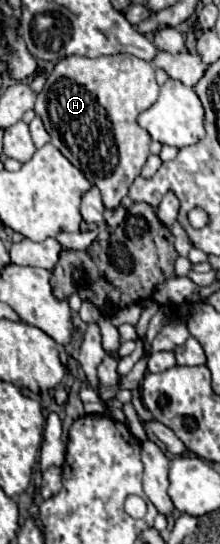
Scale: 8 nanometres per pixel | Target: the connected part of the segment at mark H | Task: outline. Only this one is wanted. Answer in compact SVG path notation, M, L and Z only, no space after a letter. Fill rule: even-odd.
M115 54L95 60L67 56L55 64L41 94L37 94L33 110L43 120L51 144L79 168L91 184L99 186L107 210L115 210L121 204L149 156L151 136L137 124L137 116L157 100L157 94L155 68L133 54Z

